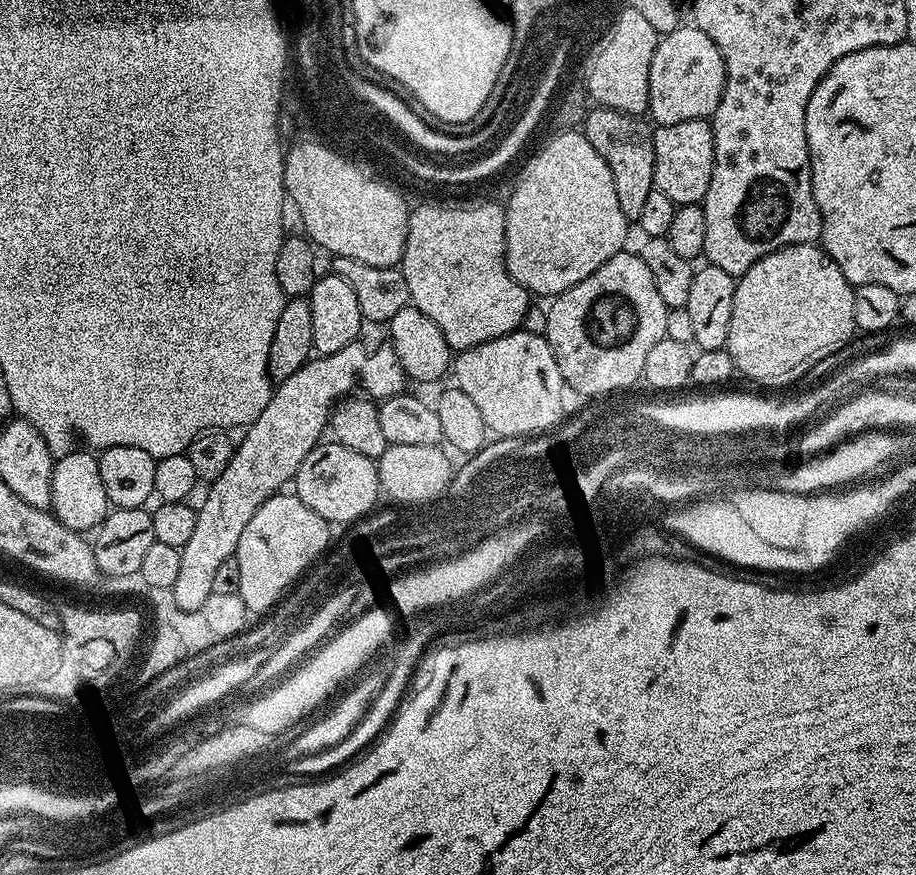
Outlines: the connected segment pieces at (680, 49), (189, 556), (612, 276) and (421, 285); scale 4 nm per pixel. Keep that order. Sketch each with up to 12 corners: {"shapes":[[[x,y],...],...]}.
{"shapes":[[[678,26],[650,58],[647,115],[708,120],[724,59],[701,28]],[[391,343],[317,355],[275,385],[207,485],[170,595],[203,609],[246,522],[357,390],[396,396]],[[635,251],[547,305],[565,385],[631,389],[668,308]],[[420,204],[399,269],[453,353],[523,325],[504,208]]]}

